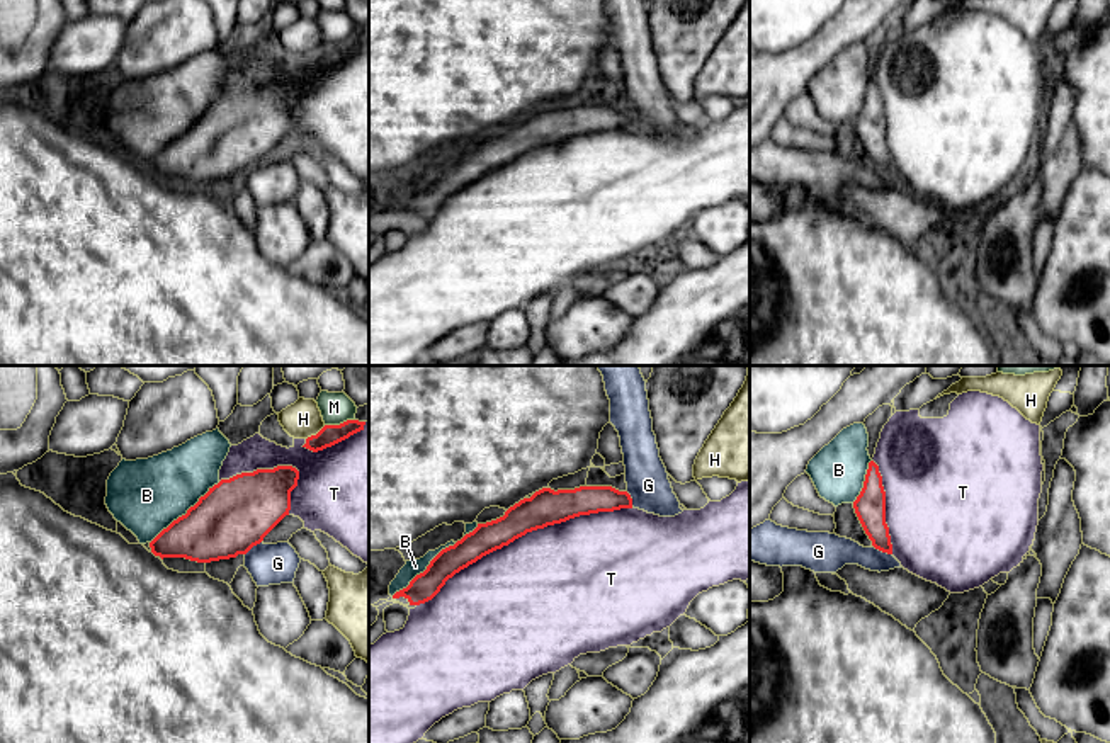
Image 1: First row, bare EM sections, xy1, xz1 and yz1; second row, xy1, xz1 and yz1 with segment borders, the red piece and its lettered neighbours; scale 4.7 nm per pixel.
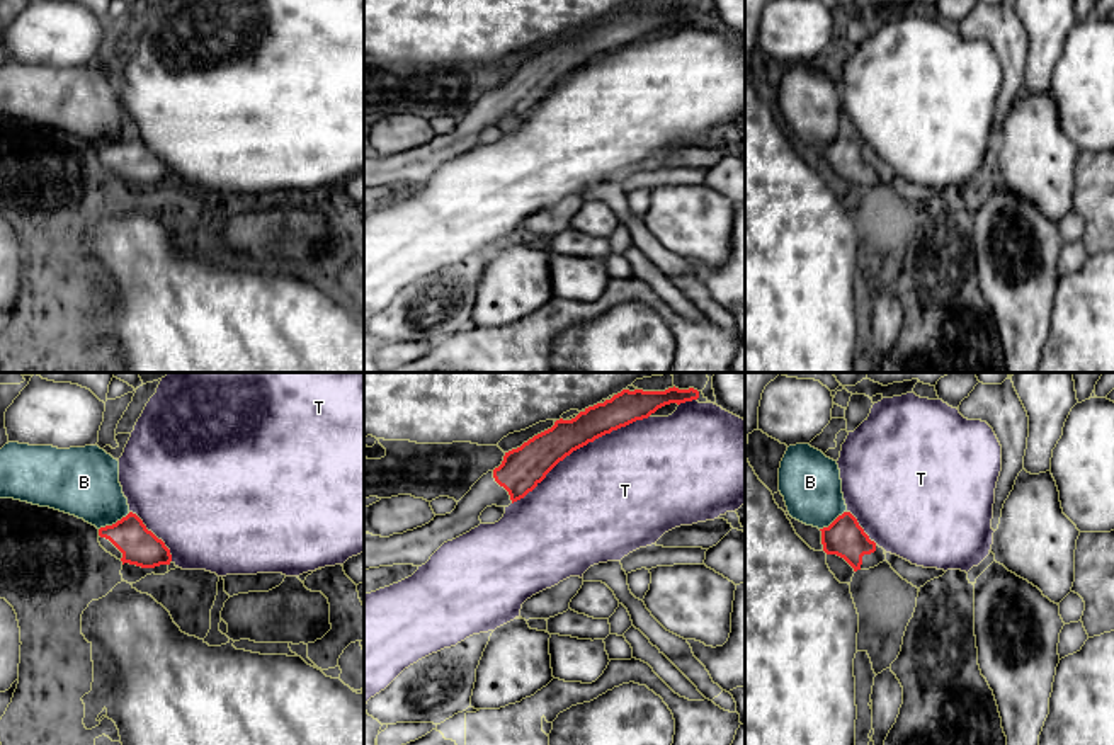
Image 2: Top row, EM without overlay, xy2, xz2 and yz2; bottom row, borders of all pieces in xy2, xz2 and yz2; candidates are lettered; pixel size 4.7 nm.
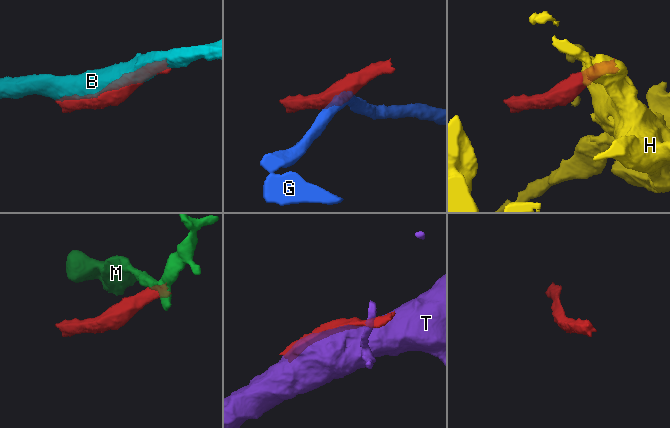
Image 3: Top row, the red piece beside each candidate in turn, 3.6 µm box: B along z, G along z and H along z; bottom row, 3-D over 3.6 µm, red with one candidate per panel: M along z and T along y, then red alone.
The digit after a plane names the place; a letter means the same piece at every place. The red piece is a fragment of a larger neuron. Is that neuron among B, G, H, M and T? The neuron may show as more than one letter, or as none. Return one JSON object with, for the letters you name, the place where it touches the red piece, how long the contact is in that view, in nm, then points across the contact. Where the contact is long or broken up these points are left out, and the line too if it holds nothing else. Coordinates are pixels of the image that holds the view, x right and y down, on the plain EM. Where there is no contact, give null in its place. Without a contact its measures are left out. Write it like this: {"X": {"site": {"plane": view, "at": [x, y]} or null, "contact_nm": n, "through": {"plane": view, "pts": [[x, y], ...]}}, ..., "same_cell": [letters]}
{"same_cell": []}

